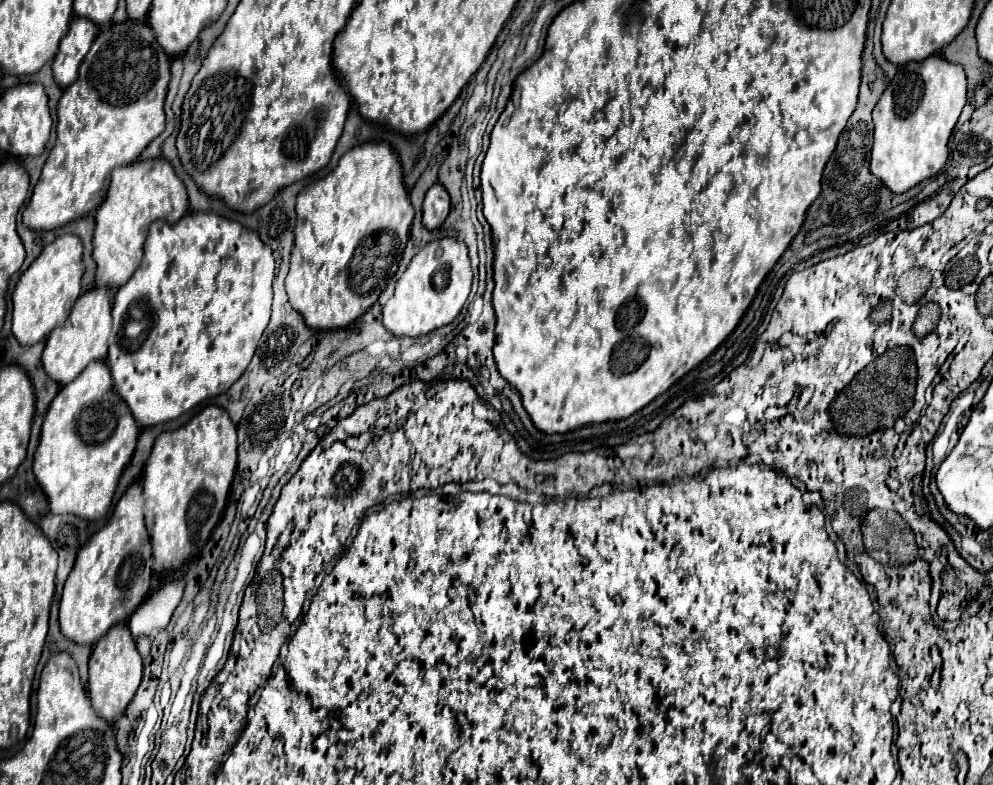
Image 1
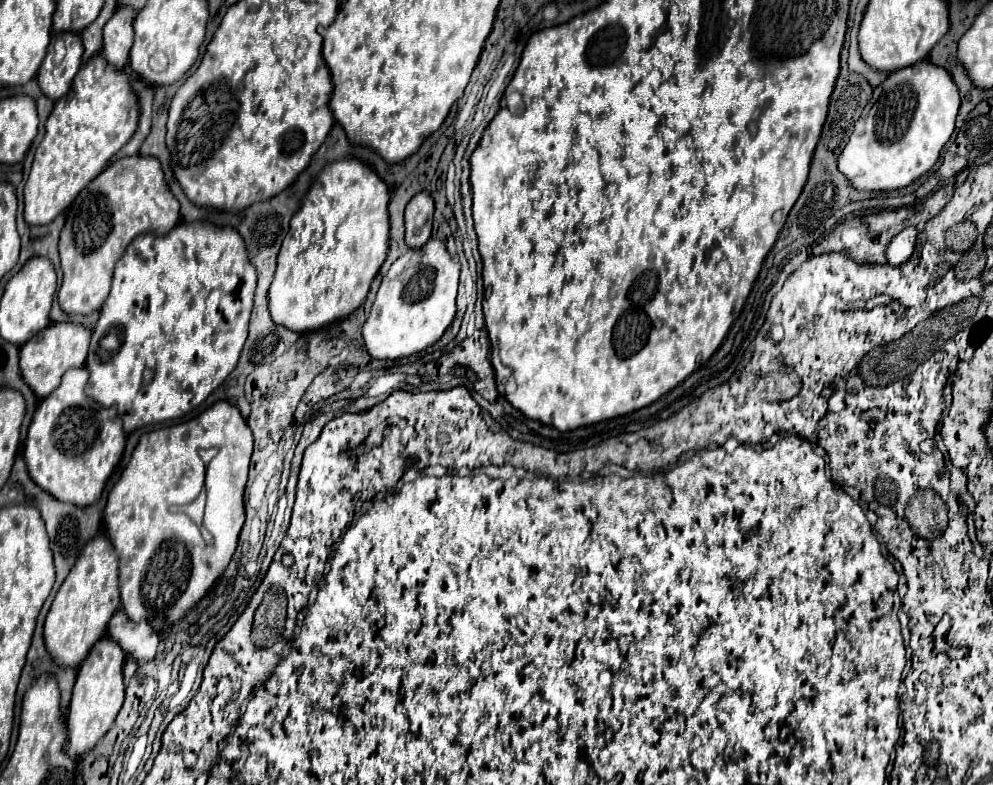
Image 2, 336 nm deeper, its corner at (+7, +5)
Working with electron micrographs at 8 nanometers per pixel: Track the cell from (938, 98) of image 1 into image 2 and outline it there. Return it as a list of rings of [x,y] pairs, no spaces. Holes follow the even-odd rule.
[[[917,62],[881,82],[863,108],[849,144],[839,156],[839,172],[857,190],[897,190],[923,176],[939,158],[955,130],[959,90],[945,68]]]

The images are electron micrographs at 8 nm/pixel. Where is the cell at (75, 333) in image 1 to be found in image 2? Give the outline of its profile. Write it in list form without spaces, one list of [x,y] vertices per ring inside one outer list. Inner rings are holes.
[[[61,322],[61,324],[51,324],[49,328],[41,330],[41,334],[33,336],[29,342],[25,342],[21,346],[21,362],[19,362],[21,374],[39,398],[49,396],[59,386],[61,376],[67,370],[85,366],[87,348],[89,348],[89,334],[91,334],[91,330],[87,330],[83,324]]]

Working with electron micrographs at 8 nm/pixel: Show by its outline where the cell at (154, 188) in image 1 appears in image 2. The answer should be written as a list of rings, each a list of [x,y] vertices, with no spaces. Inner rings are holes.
[[[127,156],[109,164],[95,180],[91,180],[79,194],[77,204],[67,208],[67,222],[59,240],[63,286],[59,290],[59,304],[67,314],[91,314],[99,310],[109,296],[113,282],[113,268],[129,242],[139,234],[165,236],[179,222],[179,202],[171,194],[161,164],[153,156]]]

